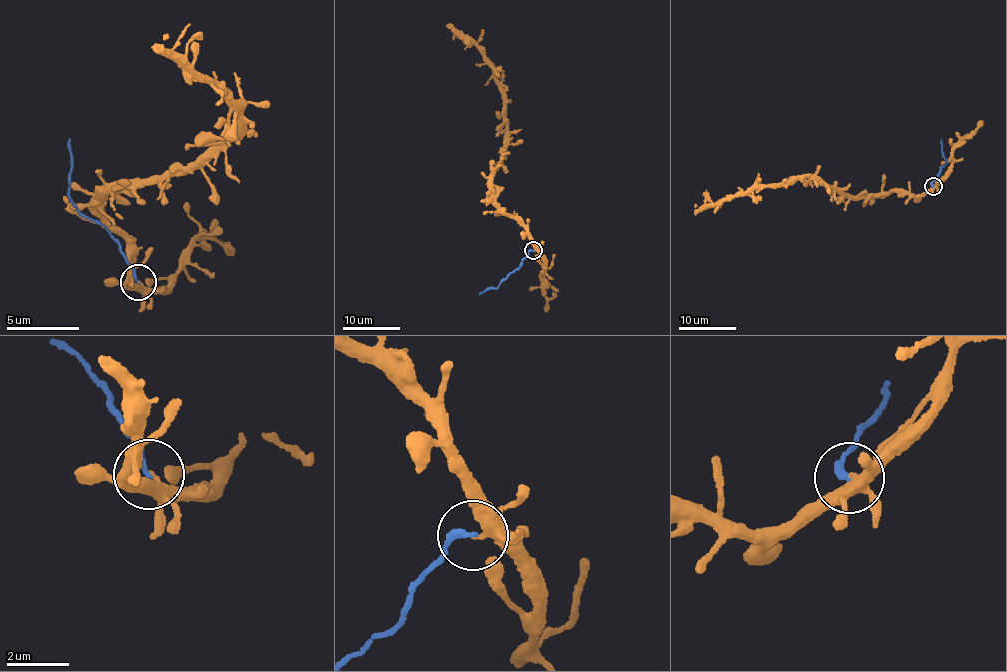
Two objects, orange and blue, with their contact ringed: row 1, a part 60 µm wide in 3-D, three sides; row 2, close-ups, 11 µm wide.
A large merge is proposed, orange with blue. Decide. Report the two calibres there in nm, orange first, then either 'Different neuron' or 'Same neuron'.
Thickness 220 nm (orange) against 200 nm. Different neuron

